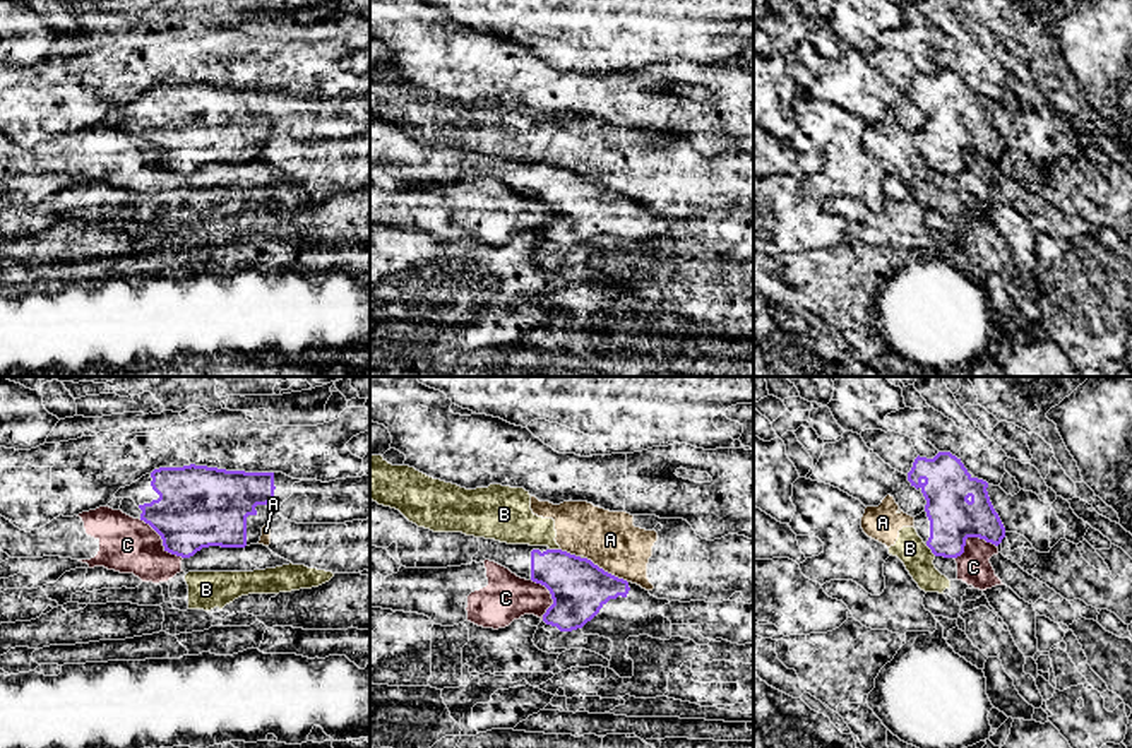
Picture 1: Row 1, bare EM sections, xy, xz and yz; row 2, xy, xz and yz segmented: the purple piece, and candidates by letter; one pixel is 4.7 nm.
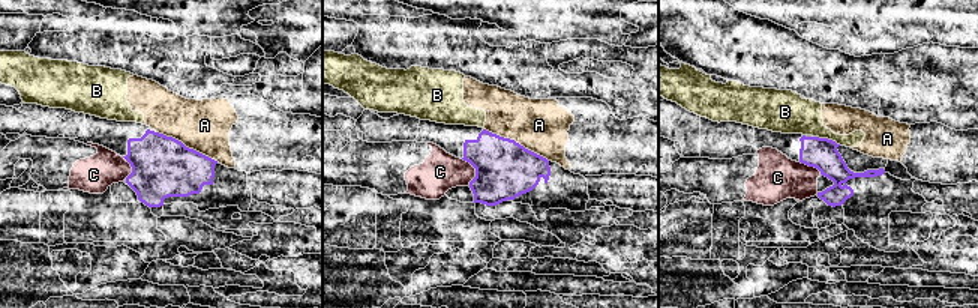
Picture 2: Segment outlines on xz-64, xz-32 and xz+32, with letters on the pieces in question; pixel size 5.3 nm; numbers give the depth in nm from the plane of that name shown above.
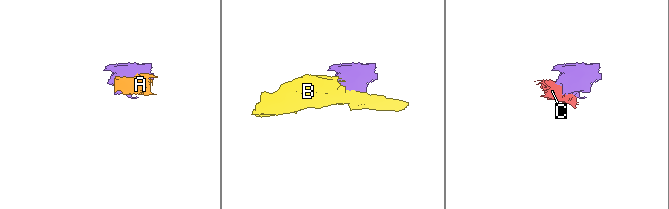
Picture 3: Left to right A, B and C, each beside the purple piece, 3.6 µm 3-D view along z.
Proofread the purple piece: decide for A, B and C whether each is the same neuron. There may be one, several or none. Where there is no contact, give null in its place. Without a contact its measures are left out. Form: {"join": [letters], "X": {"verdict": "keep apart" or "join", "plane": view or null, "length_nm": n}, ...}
{"join": [], "A": {"verdict": "keep apart", "plane": "xz", "length_nm": 240}, "B": {"verdict": "keep apart", "plane": "yz", "length_nm": 80}, "C": {"verdict": "keep apart", "plane": "xy", "length_nm": 280}}

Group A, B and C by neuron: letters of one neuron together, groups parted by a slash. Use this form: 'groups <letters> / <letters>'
groups A B / C

